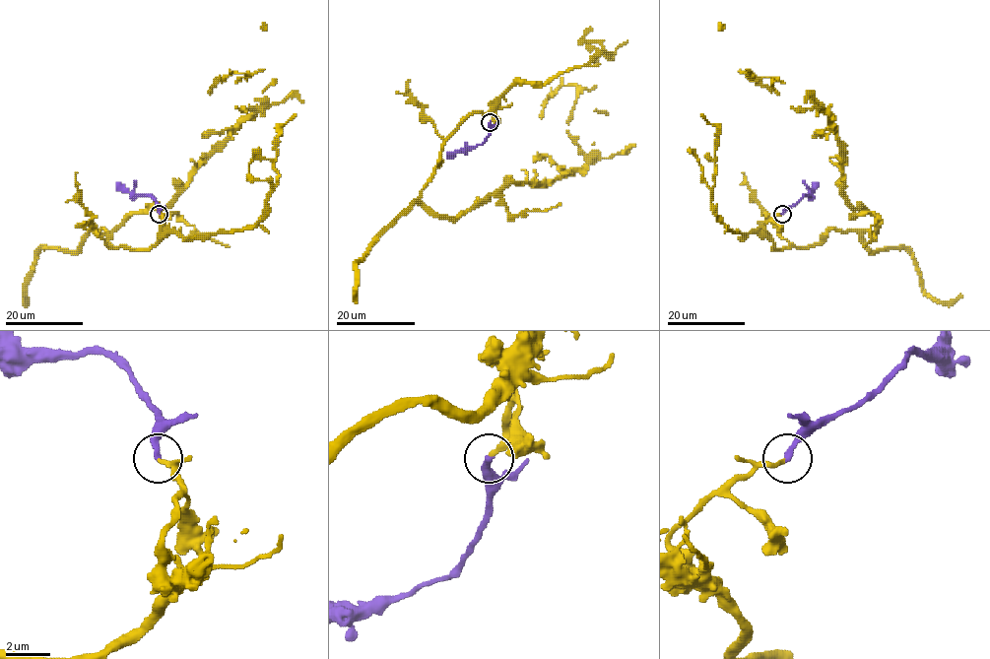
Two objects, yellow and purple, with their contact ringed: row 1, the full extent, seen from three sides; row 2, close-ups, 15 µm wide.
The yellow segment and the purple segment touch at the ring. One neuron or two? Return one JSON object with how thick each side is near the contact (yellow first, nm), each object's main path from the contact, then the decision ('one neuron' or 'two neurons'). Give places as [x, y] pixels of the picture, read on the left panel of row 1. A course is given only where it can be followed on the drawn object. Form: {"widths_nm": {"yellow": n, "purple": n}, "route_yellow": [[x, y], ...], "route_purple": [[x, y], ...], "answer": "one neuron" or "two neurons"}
{"widths_nm": {"yellow": 200, "purple": 280}, "route_yellow": [[159, 214], [149, 248], [90, 230], [162, 209], [255, 110], [236, 106], [236, 83], [263, 69], [264, 23]], "route_purple": [[159, 214], [159, 205], [150, 195], [132, 195], [116, 183]], "answer": "one neuron"}

